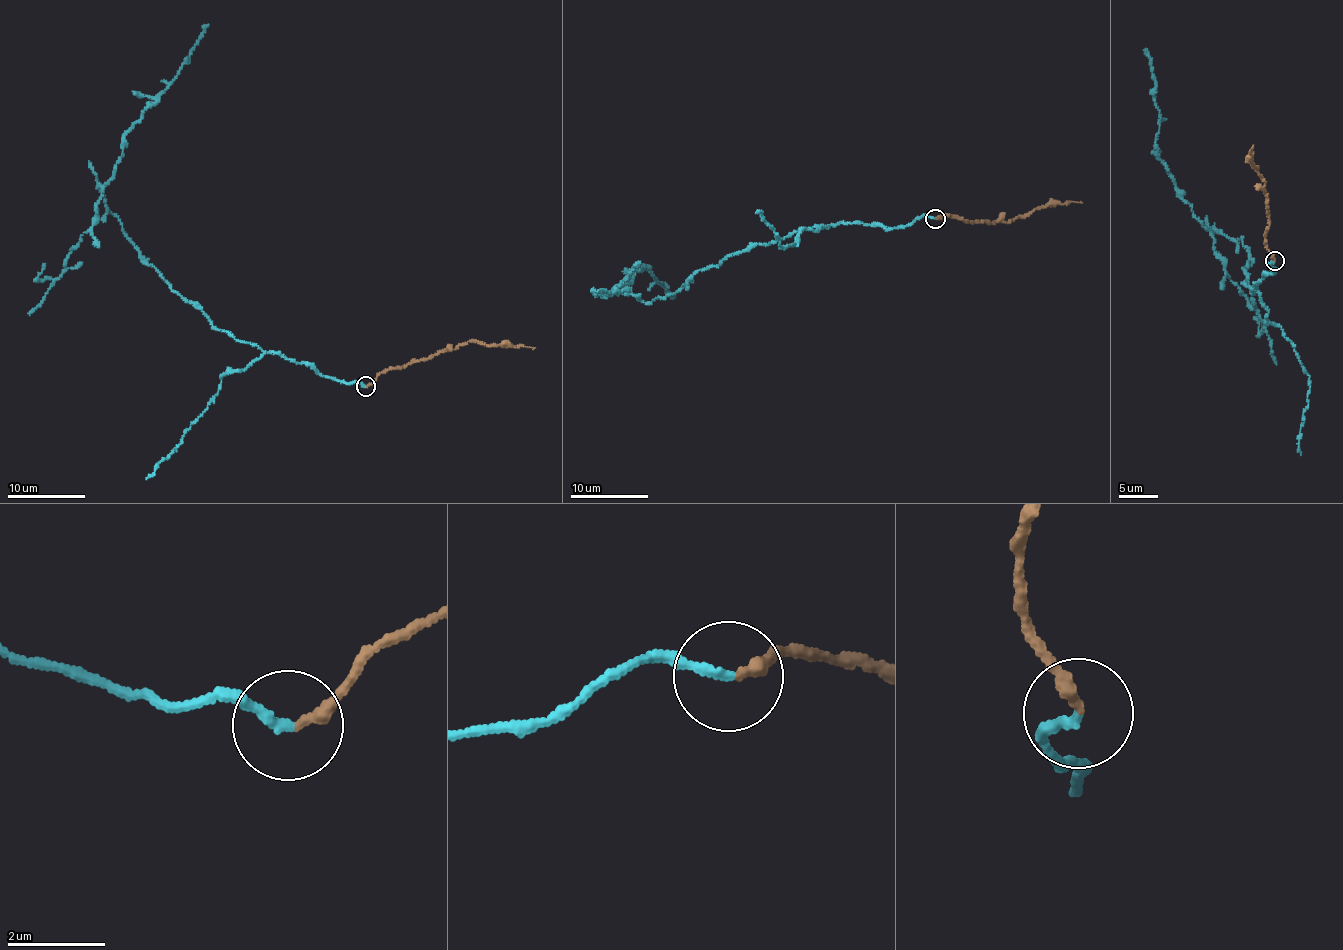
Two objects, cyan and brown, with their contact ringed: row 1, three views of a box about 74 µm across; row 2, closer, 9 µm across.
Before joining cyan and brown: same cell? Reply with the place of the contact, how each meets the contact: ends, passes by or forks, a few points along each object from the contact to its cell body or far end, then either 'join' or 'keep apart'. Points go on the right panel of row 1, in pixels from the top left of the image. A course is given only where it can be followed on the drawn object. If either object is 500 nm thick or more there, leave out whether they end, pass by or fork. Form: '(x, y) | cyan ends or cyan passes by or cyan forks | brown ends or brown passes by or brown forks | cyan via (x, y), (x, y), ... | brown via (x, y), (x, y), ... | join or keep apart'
(1275, 261) | cyan ends | brown ends | cyan via (1274, 260), (1252, 295), (1242, 239), (1203, 227), (1175, 187), (1154, 142), (1160, 115), (1145, 48) | brown via (1274, 259), (1266, 244), (1268, 200), (1265, 183), (1251, 161), (1253, 145) | keep apart

